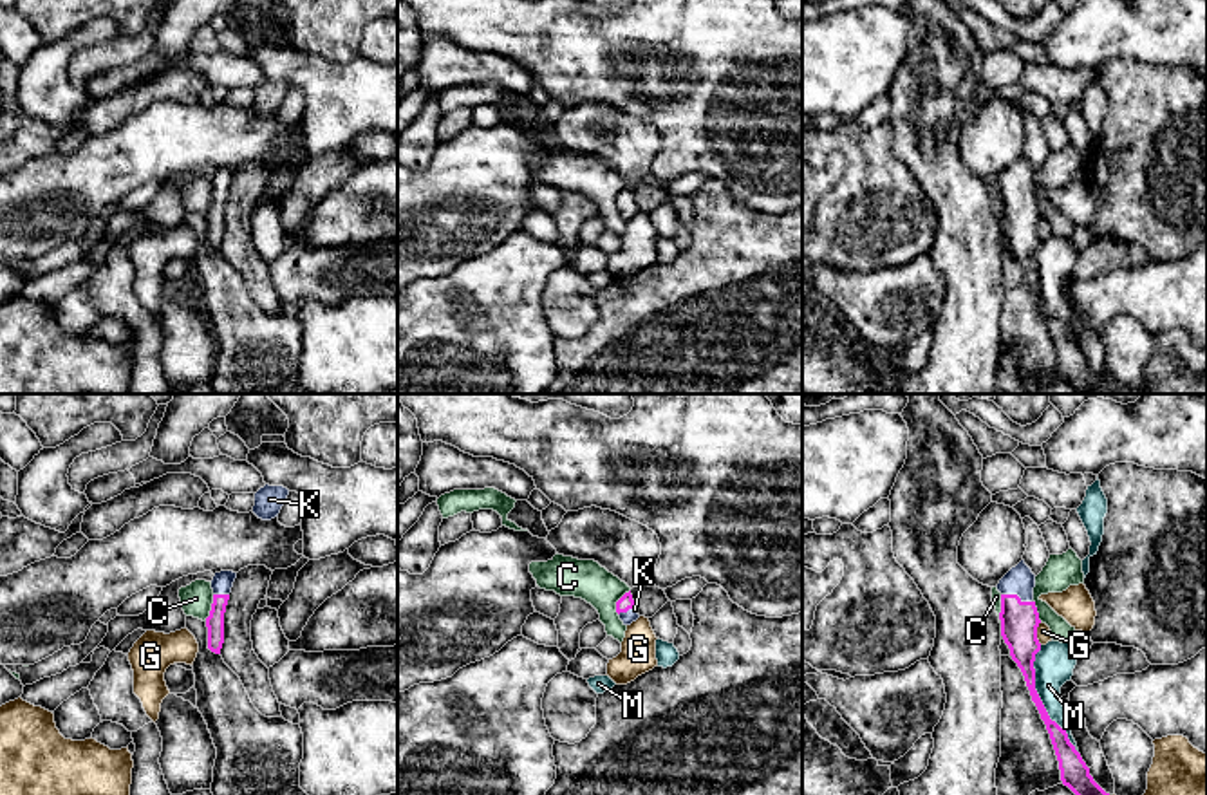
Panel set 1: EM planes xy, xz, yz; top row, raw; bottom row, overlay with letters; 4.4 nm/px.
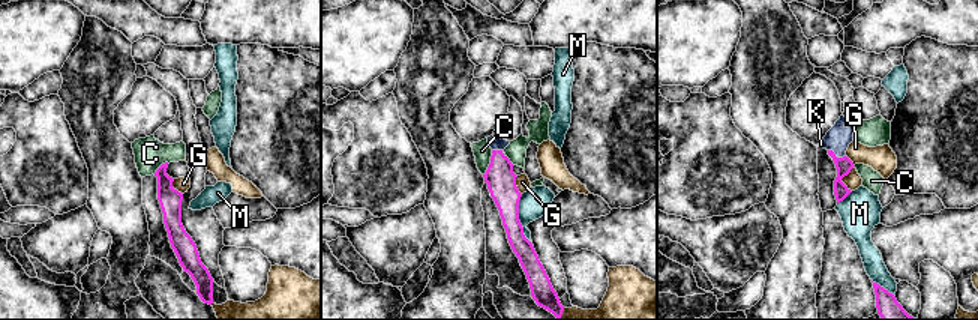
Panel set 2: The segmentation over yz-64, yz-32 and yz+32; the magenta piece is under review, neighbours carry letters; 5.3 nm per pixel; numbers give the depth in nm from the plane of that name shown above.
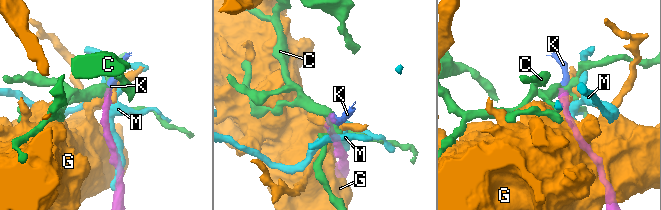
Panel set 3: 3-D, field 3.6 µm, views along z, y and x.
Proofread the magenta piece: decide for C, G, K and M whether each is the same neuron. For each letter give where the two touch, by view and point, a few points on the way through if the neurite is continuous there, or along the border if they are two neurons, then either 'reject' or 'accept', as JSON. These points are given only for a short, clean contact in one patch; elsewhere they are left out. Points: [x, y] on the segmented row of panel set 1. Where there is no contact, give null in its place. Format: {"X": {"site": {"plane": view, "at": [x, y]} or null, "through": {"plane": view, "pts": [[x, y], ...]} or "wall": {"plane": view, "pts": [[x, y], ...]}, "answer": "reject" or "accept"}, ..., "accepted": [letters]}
{"C": {"site": {"plane": "xy", "at": [212, 607]}, "wall": {"plane": "xy", "pts": [[214, 595], [210, 615], [205, 620]]}, "answer": "reject"}, "G": {"site": {"plane": "yz", "at": [1036, 633]}, "answer": "reject"}, "K": {"site": {"plane": "yz", "at": [1016, 595]}, "through": {"plane": "yz", "pts": [[1019, 620], [1016, 595], [1019, 580]]}, "answer": "accept"}, "M": {"site": {"plane": "yz", "at": [1039, 700]}, "answer": "reject"}, "accepted": ["K"]}

